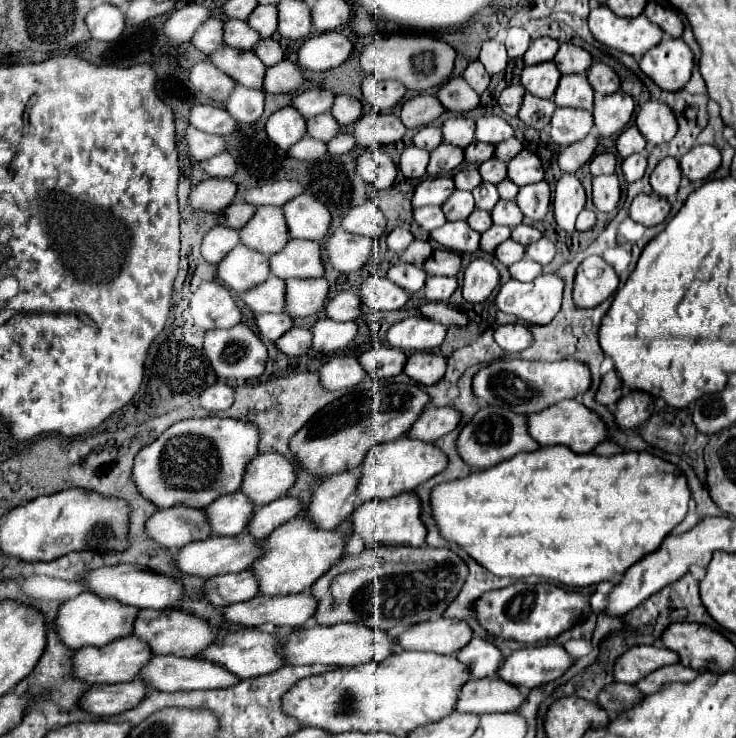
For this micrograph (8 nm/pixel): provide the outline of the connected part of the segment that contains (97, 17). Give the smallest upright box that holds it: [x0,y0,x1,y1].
[85,4,125,42]

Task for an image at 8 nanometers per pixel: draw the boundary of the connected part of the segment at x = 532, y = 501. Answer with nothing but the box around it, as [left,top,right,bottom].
[431,446,691,586]

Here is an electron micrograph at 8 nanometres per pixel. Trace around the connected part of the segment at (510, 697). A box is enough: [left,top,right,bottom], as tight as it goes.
[455,676,527,714]

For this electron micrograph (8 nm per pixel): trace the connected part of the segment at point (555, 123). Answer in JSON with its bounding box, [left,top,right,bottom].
[551,108,593,146]

